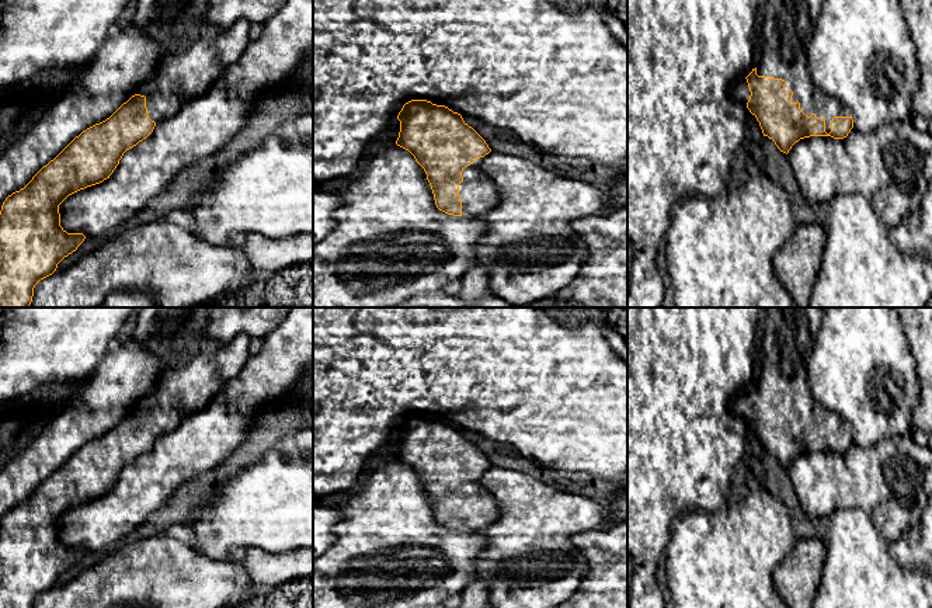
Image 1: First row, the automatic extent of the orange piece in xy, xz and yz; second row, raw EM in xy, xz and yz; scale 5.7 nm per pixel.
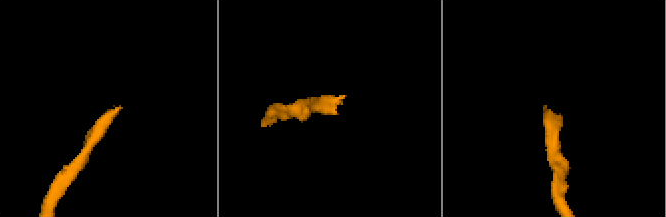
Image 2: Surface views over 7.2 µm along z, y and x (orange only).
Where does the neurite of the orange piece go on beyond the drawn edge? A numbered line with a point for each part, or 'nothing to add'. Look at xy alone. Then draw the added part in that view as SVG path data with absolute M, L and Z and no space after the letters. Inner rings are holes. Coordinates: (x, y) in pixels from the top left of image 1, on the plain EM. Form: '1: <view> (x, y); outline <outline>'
1: xy (195, 367); outline M139 308L138 310L131 340L156 355L163 365L159 383L136 407L146 411L149 432L156 438L173 431L185 416L202 410L227 381L240 374L250 357L250 340L244 334L237 334L227 343L218 343L206 333L211 312L212 308Z

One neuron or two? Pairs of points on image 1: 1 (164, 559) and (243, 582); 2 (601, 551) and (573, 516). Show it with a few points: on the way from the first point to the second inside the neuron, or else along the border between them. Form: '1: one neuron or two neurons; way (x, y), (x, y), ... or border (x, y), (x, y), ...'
1: one neuron; way (184, 579), (187, 582), (223, 582)
2: two neurons; border (591, 530), (588, 532)

